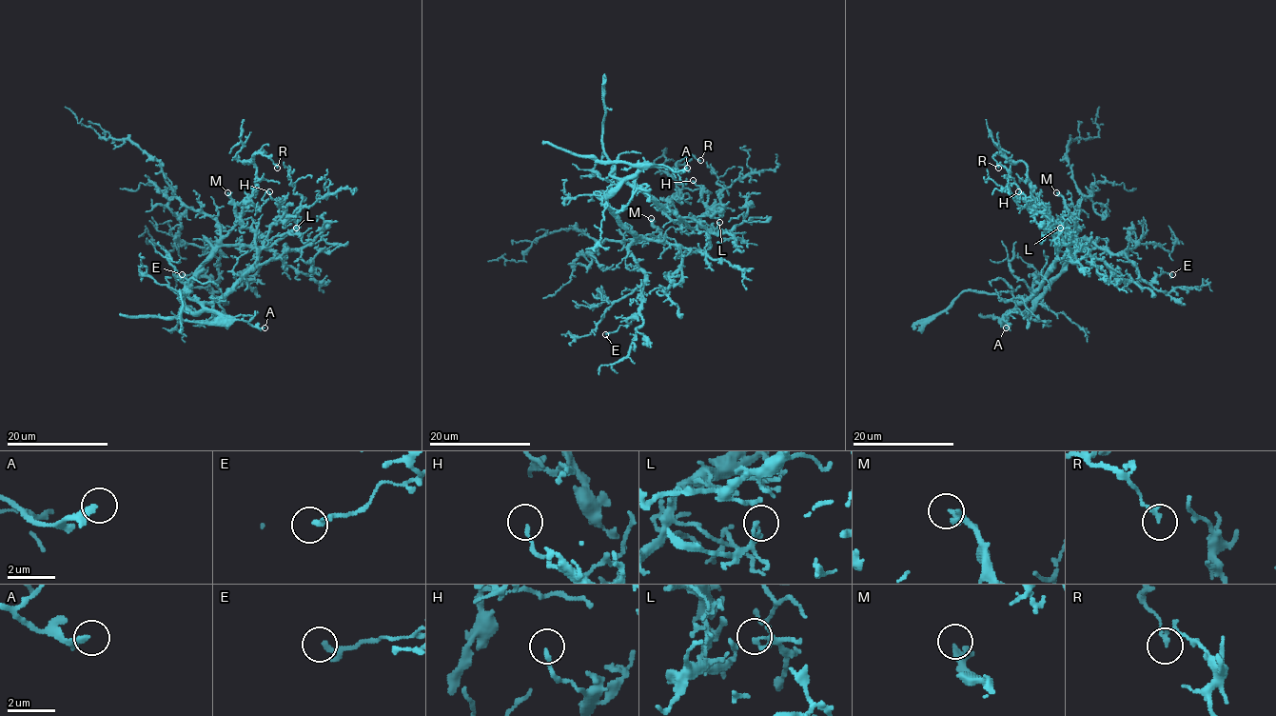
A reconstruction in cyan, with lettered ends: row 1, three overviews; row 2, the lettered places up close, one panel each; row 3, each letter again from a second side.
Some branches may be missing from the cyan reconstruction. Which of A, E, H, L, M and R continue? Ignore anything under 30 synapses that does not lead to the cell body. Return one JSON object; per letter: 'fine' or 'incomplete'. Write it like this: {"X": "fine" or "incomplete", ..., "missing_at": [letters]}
{"A": "fine", "E": "fine", "H": "fine", "L": "fine", "M": "incomplete", "R": "fine", "missing_at": ["M"]}

